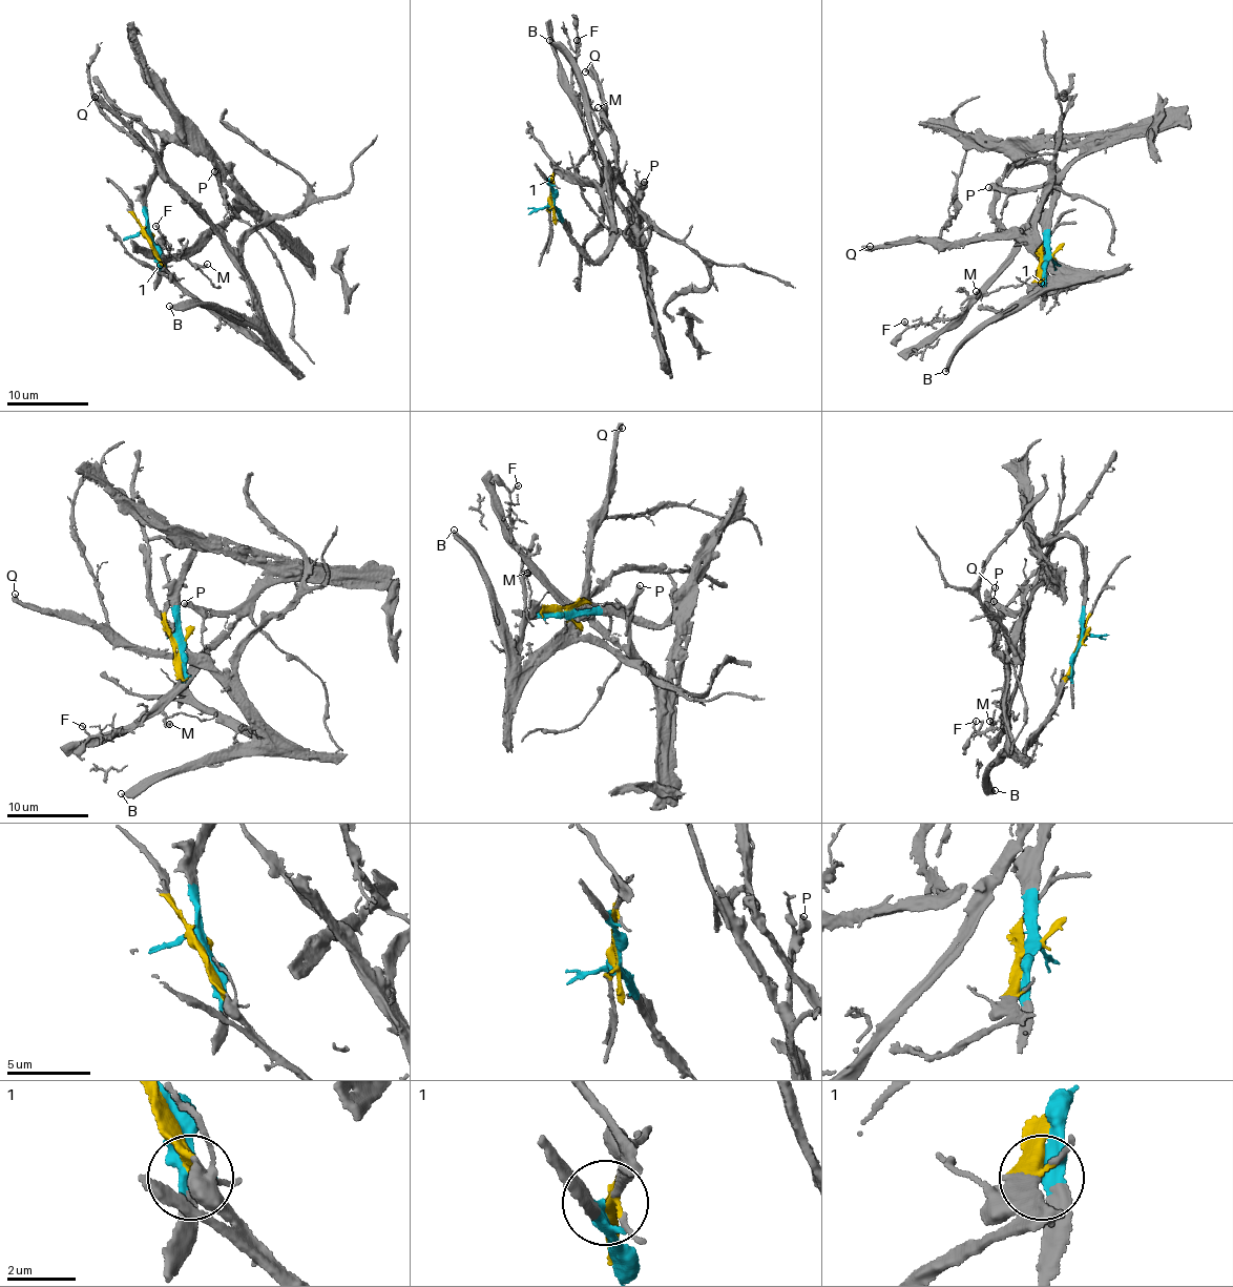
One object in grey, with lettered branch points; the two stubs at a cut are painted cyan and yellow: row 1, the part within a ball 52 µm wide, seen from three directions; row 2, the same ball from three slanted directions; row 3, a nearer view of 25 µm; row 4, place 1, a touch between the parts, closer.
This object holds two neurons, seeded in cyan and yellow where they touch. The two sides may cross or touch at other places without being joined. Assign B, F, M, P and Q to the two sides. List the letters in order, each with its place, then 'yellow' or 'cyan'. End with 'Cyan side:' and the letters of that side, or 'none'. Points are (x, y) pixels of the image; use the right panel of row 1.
B: place (945, 371); yellow
F: place (904, 322); cyan
M: place (976, 291); cyan
P: place (988, 187); cyan
Q: place (870, 246); yellow
Cyan side: F, M, P

